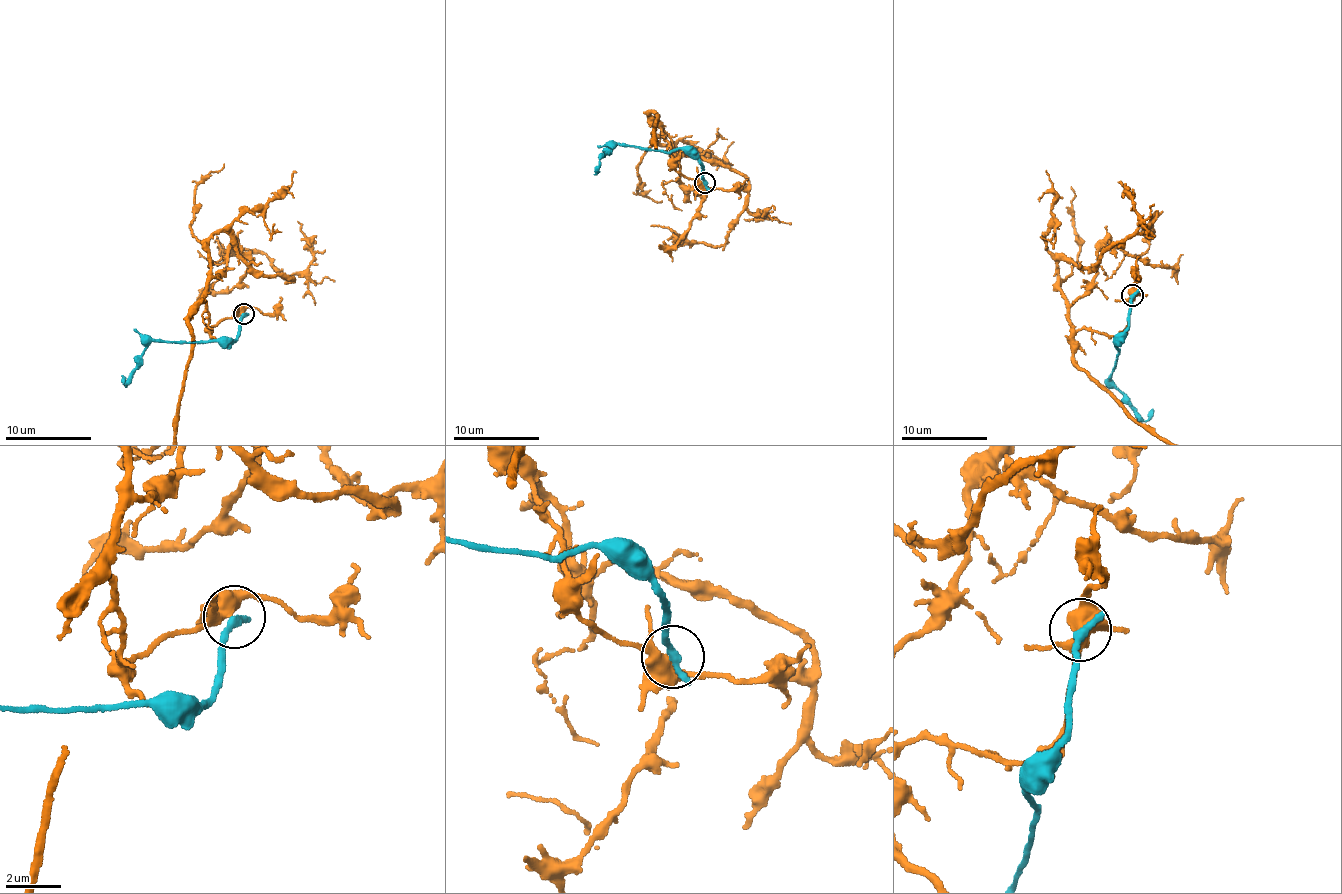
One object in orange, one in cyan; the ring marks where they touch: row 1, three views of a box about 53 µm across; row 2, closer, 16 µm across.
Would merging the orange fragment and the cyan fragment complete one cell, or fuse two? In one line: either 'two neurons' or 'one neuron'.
two neurons

